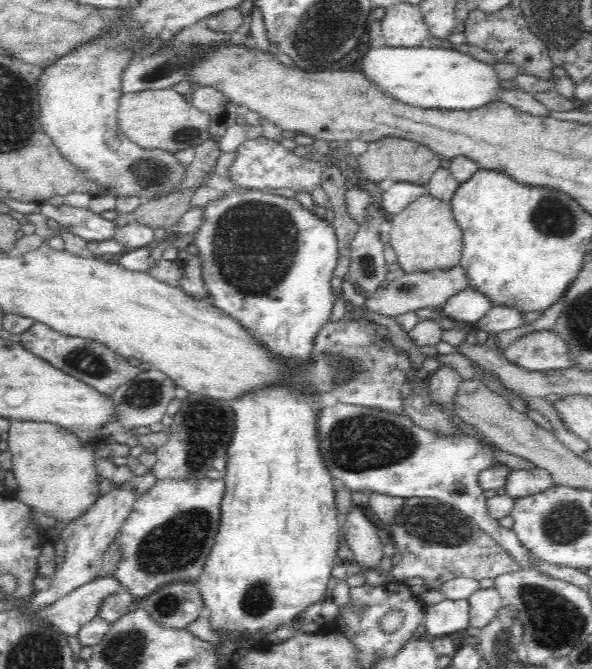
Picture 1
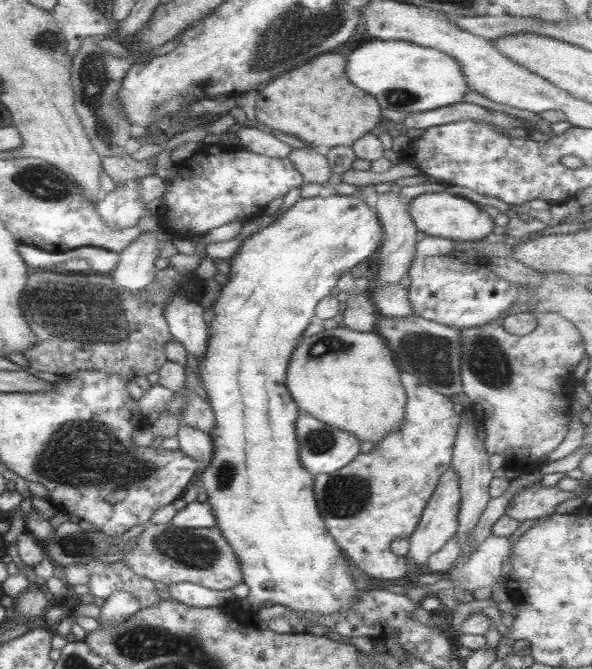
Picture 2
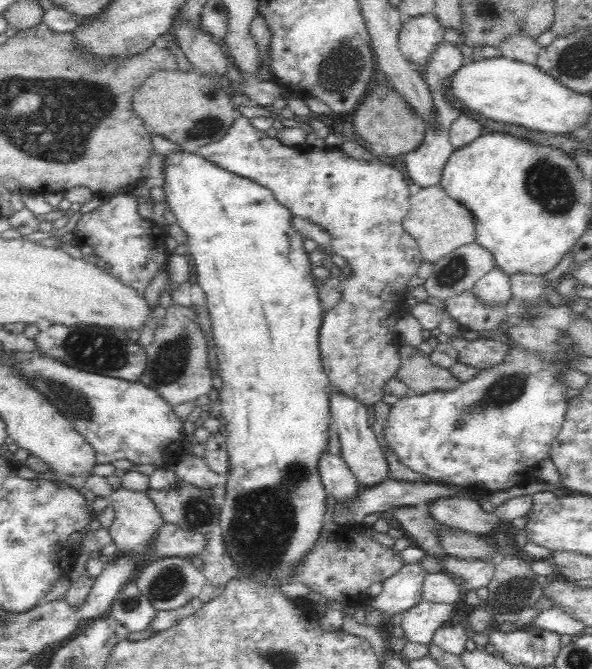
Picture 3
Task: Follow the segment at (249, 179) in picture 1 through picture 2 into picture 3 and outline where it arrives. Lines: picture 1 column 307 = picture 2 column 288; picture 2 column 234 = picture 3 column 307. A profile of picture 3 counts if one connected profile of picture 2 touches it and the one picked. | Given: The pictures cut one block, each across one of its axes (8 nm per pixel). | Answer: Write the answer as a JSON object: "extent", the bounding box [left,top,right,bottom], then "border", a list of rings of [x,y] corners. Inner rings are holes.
{"extent":[152,115,423,407],"border":[[[243,115],[236,118],[228,132],[216,142],[191,148],[189,145],[177,145],[162,136],[152,134],[152,147],[164,156],[174,151],[198,154],[198,157],[214,163],[222,170],[257,182],[270,190],[276,201],[286,206],[294,217],[306,218],[312,224],[322,226],[330,234],[329,253],[346,258],[347,264],[352,267],[352,274],[341,283],[342,300],[323,316],[319,332],[321,361],[334,390],[348,395],[349,398],[356,398],[366,407],[381,402],[386,394],[385,384],[396,378],[401,367],[400,340],[395,331],[395,322],[400,318],[398,314],[402,314],[402,307],[406,308],[407,305],[402,292],[408,279],[416,274],[423,261],[416,241],[402,226],[402,221],[408,214],[411,196],[409,183],[400,171],[396,167],[388,166],[386,159],[382,157],[366,162],[350,158],[337,148],[330,147],[319,151],[305,144],[286,146],[276,137],[268,137],[265,131],[256,130],[250,124],[250,119]]]}

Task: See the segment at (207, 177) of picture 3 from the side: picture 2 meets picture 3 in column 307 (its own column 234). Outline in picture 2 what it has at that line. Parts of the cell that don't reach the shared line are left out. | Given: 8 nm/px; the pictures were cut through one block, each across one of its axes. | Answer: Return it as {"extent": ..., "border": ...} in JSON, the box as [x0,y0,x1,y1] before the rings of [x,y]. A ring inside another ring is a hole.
{"extent":[194,192,381,616],"border":[[[324,192],[318,197],[298,199],[289,209],[279,214],[273,222],[255,229],[251,235],[245,236],[245,239],[239,243],[239,247],[235,249],[235,253],[228,260],[229,273],[226,274],[227,281],[221,285],[219,295],[215,299],[213,306],[211,306],[213,318],[206,322],[208,328],[207,346],[197,368],[199,378],[203,382],[202,388],[207,395],[207,404],[209,404],[213,412],[214,424],[211,431],[207,433],[213,450],[211,461],[206,467],[200,468],[194,481],[200,486],[201,491],[207,495],[206,502],[211,506],[211,514],[215,518],[214,527],[219,530],[221,537],[231,548],[237,562],[239,562],[243,584],[248,588],[247,596],[243,602],[248,604],[251,610],[258,610],[263,602],[271,602],[271,604],[279,604],[279,606],[284,606],[289,610],[299,610],[299,612],[325,616],[325,614],[335,614],[335,612],[339,612],[339,614],[347,612],[351,608],[351,604],[357,602],[355,596],[357,596],[357,590],[362,584],[353,580],[345,556],[335,545],[333,538],[327,533],[317,508],[317,502],[313,497],[313,477],[301,467],[298,458],[295,422],[299,411],[285,389],[284,380],[289,354],[296,345],[295,342],[300,338],[301,332],[305,330],[305,327],[314,317],[314,308],[317,302],[324,296],[329,295],[331,288],[335,286],[335,282],[337,282],[341,274],[345,274],[353,266],[361,264],[365,258],[375,252],[375,248],[380,245],[381,235],[381,226],[379,226],[376,212],[362,201],[362,194],[349,197]]]}

